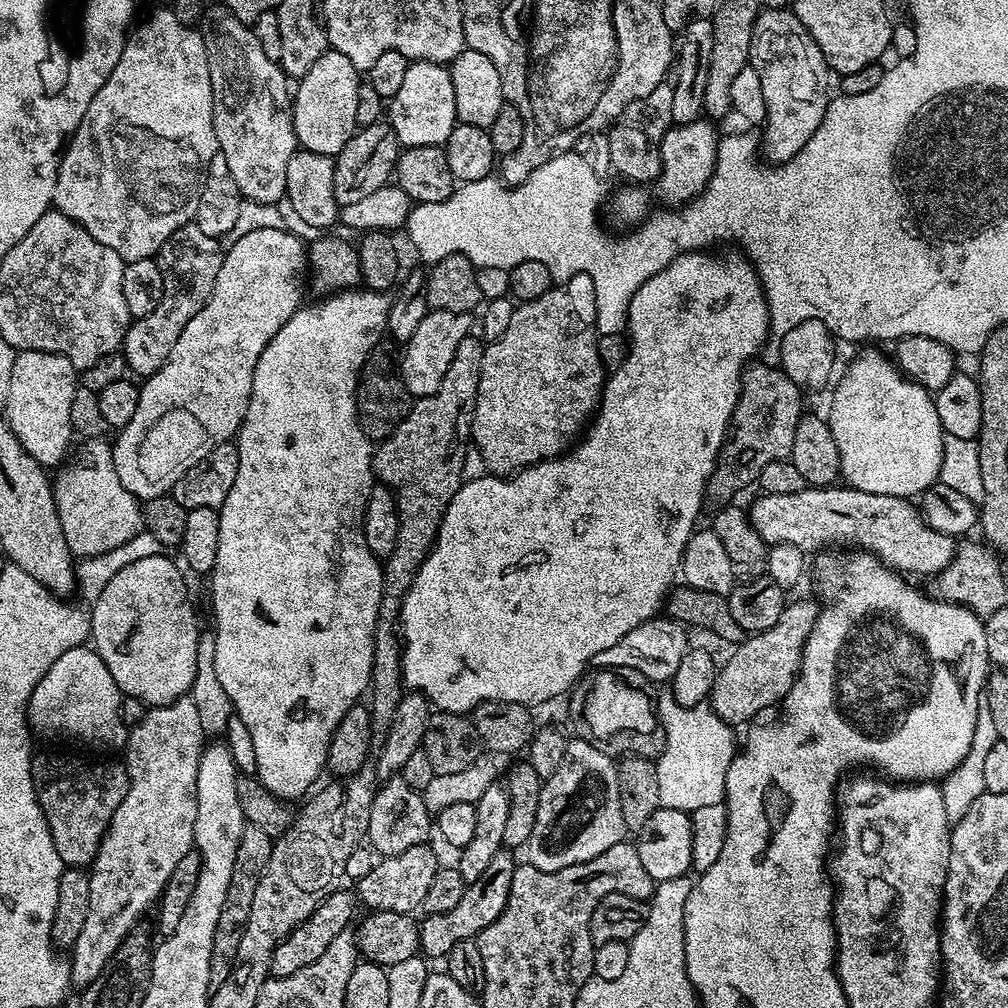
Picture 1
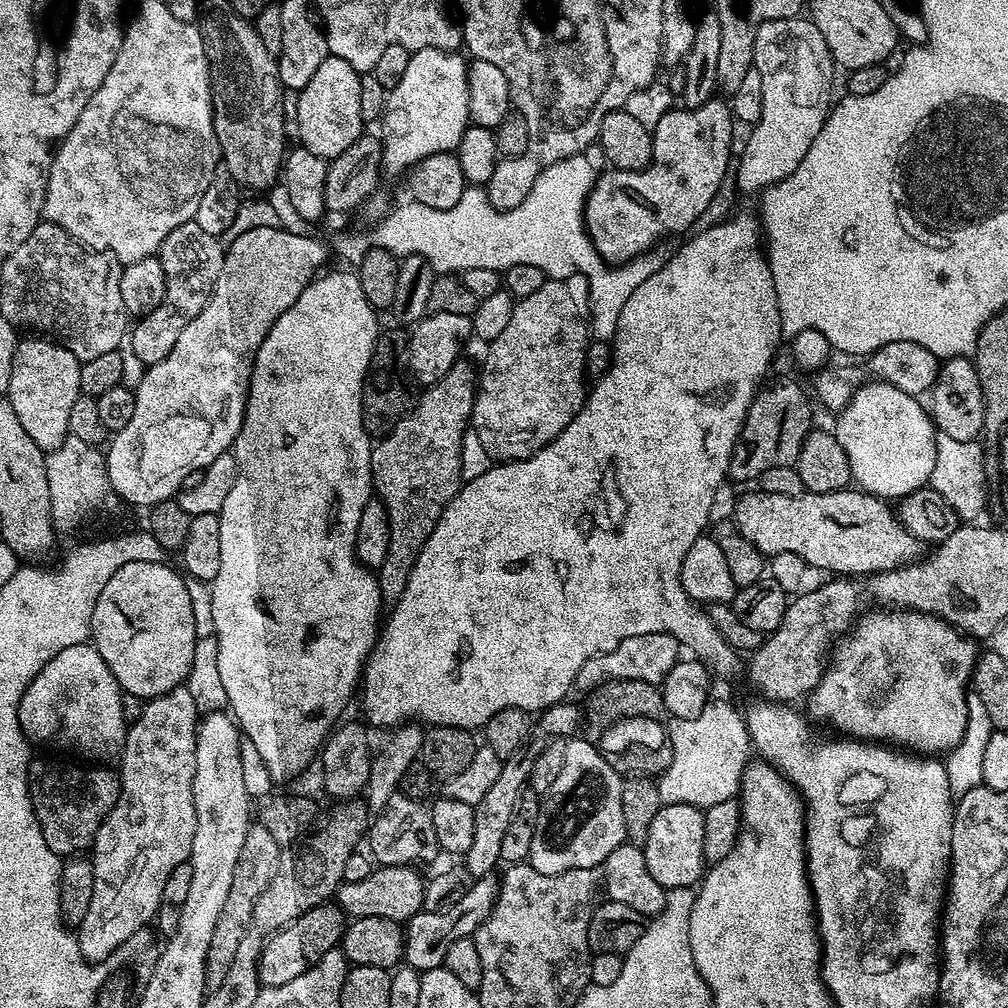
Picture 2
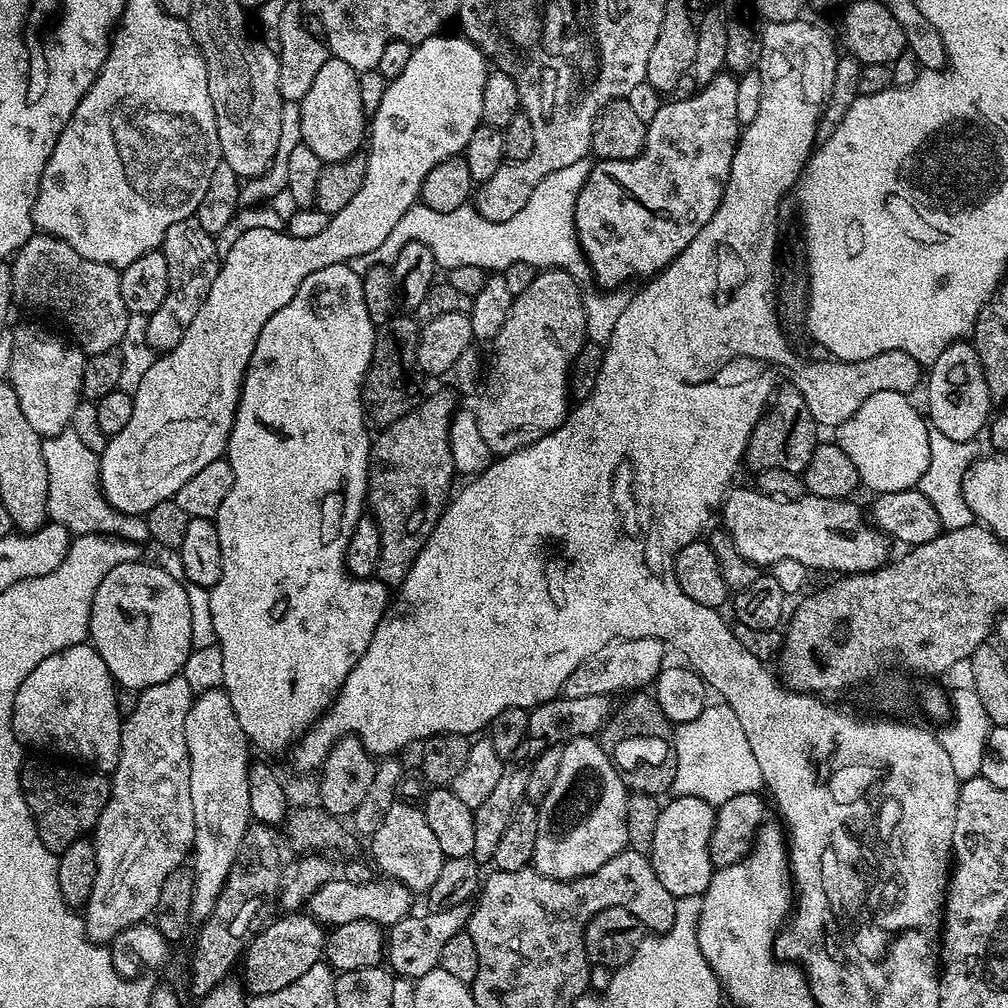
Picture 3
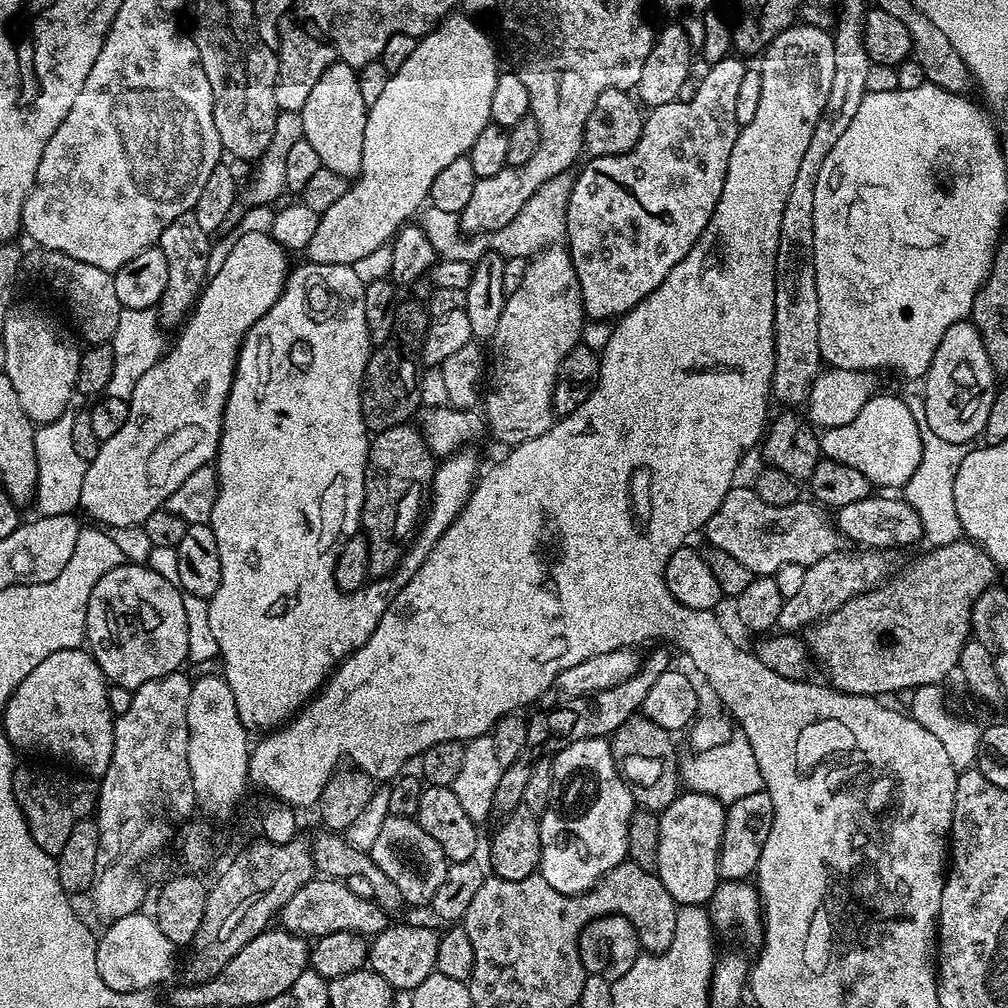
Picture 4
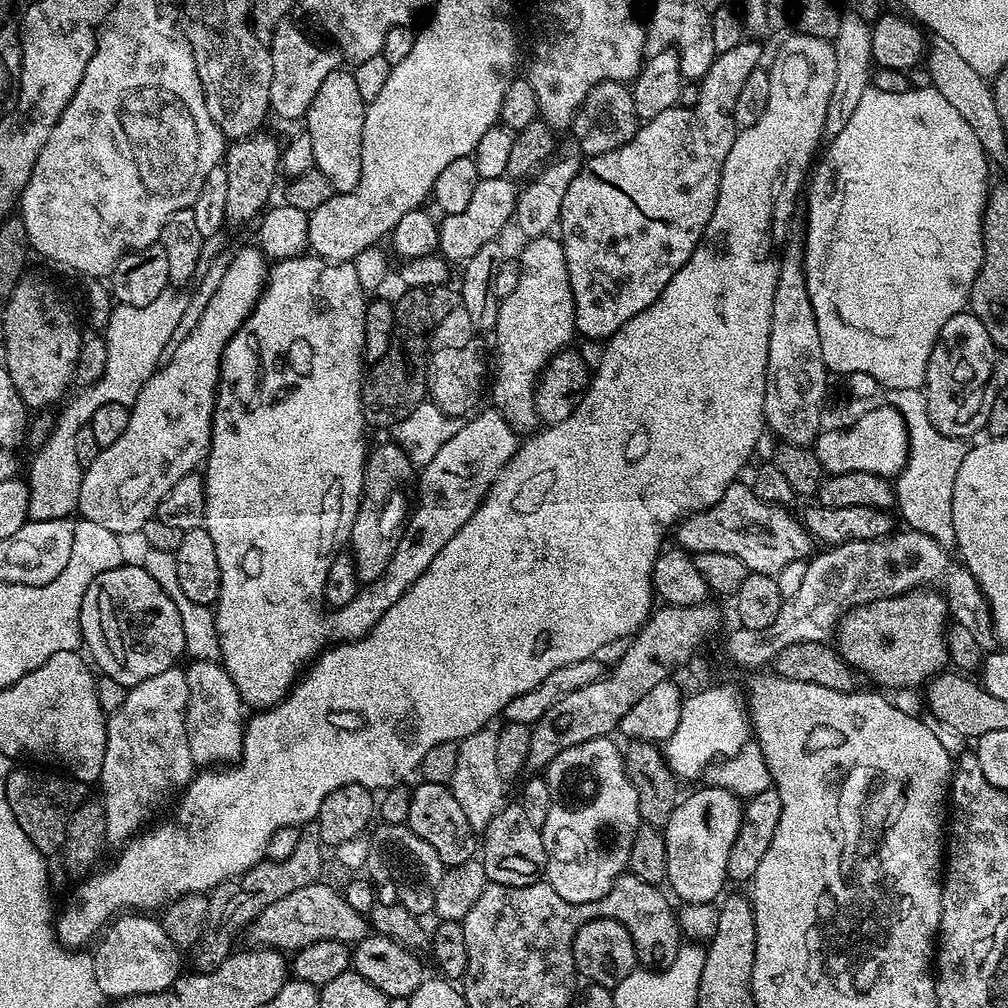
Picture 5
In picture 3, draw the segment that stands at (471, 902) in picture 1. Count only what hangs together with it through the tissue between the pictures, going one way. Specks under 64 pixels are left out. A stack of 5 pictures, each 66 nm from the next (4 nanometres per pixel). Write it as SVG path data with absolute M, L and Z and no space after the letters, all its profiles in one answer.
M459 904L453 908L428 910L425 916L409 914L406 918L402 918L397 924L391 925L386 932L387 967L397 977L413 982L430 974L430 970L439 965L447 940L467 929L471 914L472 909L468 904Z

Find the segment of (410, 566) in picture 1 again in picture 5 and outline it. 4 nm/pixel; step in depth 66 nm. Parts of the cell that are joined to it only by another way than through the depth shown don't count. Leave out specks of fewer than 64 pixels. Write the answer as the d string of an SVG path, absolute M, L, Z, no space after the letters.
M380 444L367 453L364 462L364 489L360 491L360 509L354 518L350 537L351 554L361 585L372 584L390 566L402 535L400 527L408 516L404 488L412 480L414 465L399 444Z

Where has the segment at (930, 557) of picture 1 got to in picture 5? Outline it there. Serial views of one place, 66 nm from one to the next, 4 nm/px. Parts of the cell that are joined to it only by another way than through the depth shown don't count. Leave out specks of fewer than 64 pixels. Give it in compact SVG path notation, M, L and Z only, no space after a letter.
M740 483L731 484L714 506L680 521L674 529L675 543L689 554L731 554L745 564L749 572L761 572L767 576L775 576L790 562L808 560L814 552L814 541L804 528L803 519L796 517L795 520L787 507L767 504L755 496L747 483Z

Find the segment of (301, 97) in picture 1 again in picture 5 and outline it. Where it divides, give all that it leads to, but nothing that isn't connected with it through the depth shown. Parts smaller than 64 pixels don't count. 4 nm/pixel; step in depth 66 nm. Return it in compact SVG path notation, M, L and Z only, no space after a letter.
M337 70L322 82L306 117L306 135L314 146L315 168L330 178L333 193L353 192L362 178L362 130L366 104L351 71Z

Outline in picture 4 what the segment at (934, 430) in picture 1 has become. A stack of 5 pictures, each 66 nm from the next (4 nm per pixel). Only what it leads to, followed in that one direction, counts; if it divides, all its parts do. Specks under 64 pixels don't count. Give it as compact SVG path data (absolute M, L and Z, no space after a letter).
M877 394L858 410L854 422L829 428L820 436L820 451L829 460L837 460L858 470L873 486L884 490L903 489L922 458L922 438L907 402L899 396Z

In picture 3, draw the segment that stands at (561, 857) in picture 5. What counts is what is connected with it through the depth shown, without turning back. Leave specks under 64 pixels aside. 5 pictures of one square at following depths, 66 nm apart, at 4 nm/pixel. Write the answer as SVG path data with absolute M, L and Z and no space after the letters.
M579 736L562 747L562 766L558 778L550 786L550 794L538 806L538 842L534 842L532 864L537 872L555 880L577 880L610 862L614 854L628 847L626 834L626 806L630 792L617 772L611 756L593 737Z

